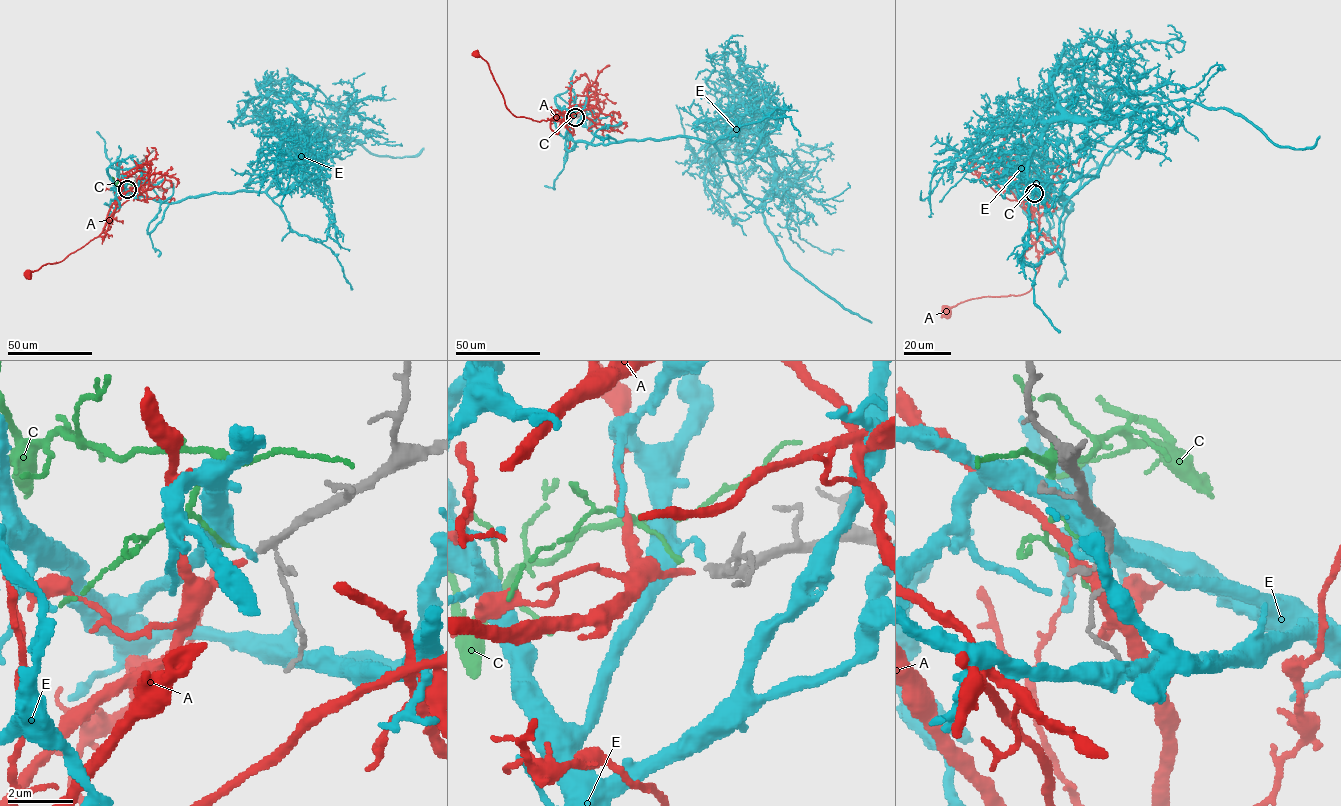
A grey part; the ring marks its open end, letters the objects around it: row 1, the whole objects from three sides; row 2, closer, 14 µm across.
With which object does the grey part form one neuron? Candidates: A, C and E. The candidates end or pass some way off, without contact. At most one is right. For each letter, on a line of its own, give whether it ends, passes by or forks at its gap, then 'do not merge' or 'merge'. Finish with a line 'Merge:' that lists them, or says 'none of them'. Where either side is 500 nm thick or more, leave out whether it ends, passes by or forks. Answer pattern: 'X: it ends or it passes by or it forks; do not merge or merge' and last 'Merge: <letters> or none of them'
A: it ends; merge
C: it ends; do not merge
E: it ends; do not merge
Merge: A

